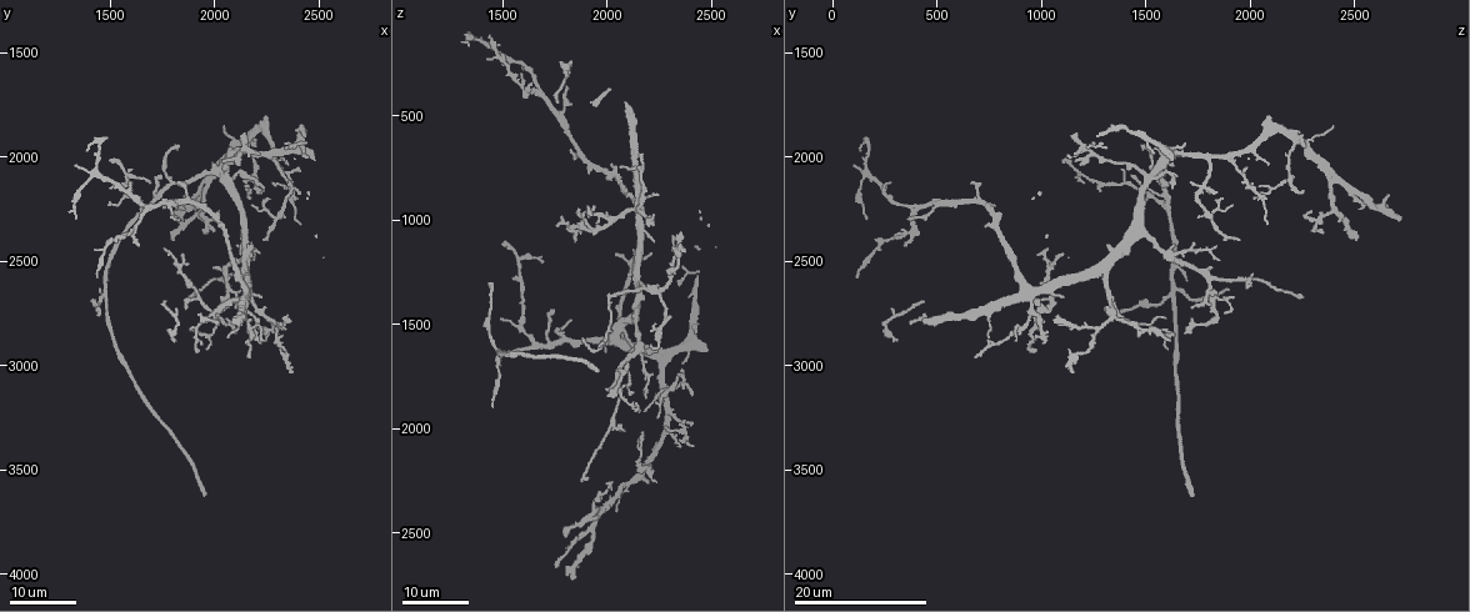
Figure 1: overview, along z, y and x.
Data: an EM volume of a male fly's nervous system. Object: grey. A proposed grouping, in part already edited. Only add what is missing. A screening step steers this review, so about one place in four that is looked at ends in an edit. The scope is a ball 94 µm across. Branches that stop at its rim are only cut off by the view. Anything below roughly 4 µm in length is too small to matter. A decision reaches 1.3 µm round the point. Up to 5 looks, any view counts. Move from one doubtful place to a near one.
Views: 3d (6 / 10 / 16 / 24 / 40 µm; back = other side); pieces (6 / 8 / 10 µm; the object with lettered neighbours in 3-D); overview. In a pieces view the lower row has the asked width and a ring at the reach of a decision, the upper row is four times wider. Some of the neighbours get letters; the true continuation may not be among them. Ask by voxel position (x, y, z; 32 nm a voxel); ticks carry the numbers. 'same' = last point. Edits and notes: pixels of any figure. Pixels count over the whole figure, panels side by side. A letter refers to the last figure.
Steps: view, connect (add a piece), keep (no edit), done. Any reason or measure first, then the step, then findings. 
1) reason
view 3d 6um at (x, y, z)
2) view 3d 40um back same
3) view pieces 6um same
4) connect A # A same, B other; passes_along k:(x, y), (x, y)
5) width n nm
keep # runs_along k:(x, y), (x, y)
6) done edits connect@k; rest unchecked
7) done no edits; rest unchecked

tapers out
view 3d 24um at (1810, 2300, 360)

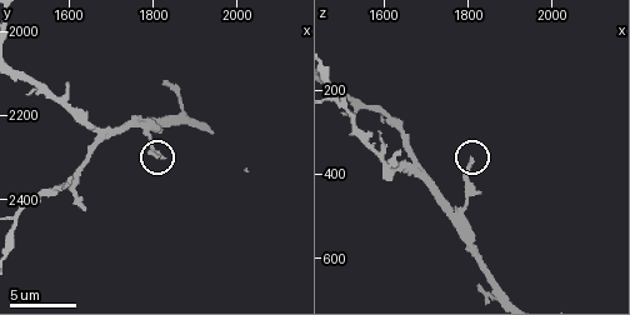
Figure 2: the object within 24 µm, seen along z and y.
what lies round it
view pieces 10um at (1815, 2300, 365)

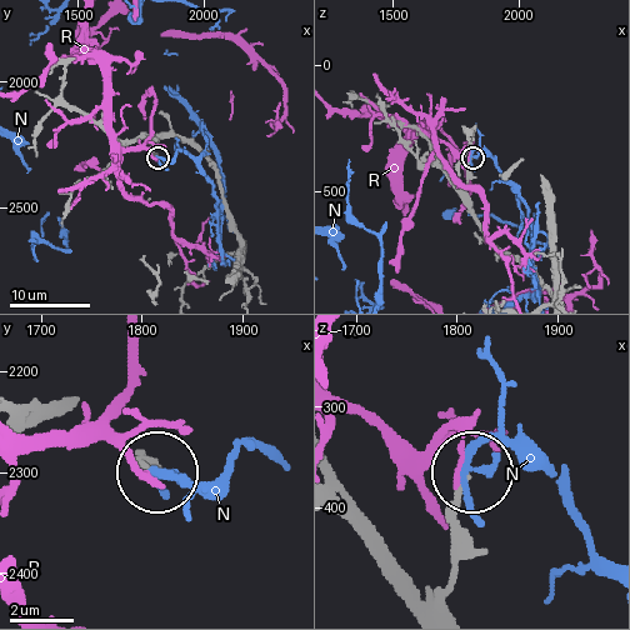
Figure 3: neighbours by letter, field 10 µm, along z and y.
keep # N other, R other; runs_along 3:(448, 608), (453, 511), (466, 474); none of them fits

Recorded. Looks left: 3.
free end
view 3d 24um at (1680, 2120, 1210)

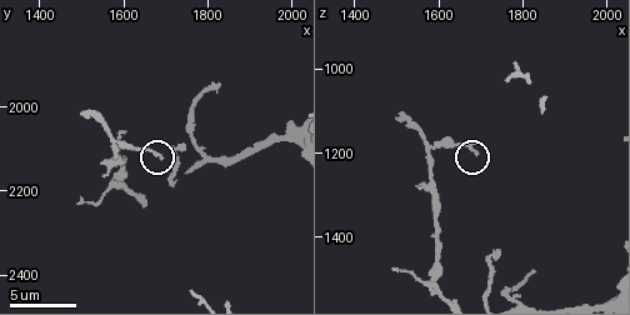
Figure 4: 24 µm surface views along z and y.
what lies round it
view pieces 10um at (1695, 2115, 1205)

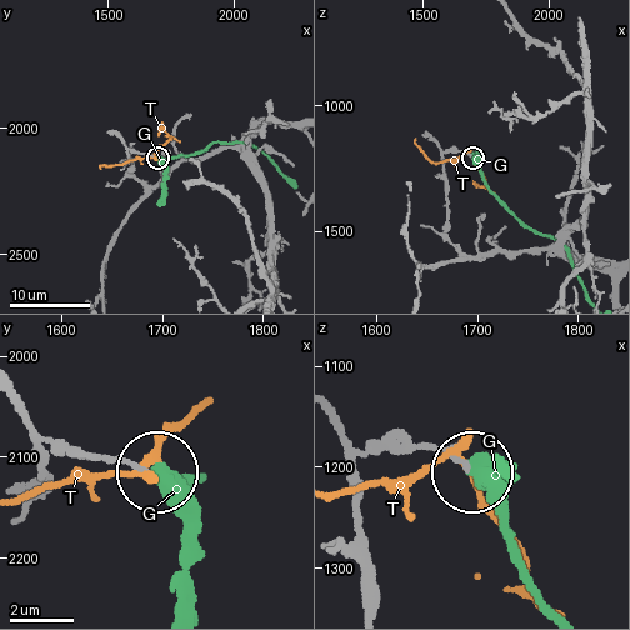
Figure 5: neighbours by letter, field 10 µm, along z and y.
keep # G other, T other; no lettered piece goes on from it

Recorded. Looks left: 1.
done no edits; rest unchecked

